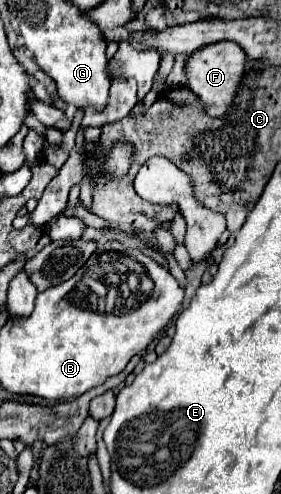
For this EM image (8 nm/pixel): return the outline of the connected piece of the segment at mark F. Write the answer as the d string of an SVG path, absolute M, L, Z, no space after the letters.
M234 42L208 44L208 46L200 48L198 52L194 52L190 56L188 66L186 66L190 90L198 98L202 98L202 102L206 104L206 112L210 116L214 116L214 118L226 118L230 114L230 110L234 108L234 102L236 102L244 72L246 72L246 54Z

